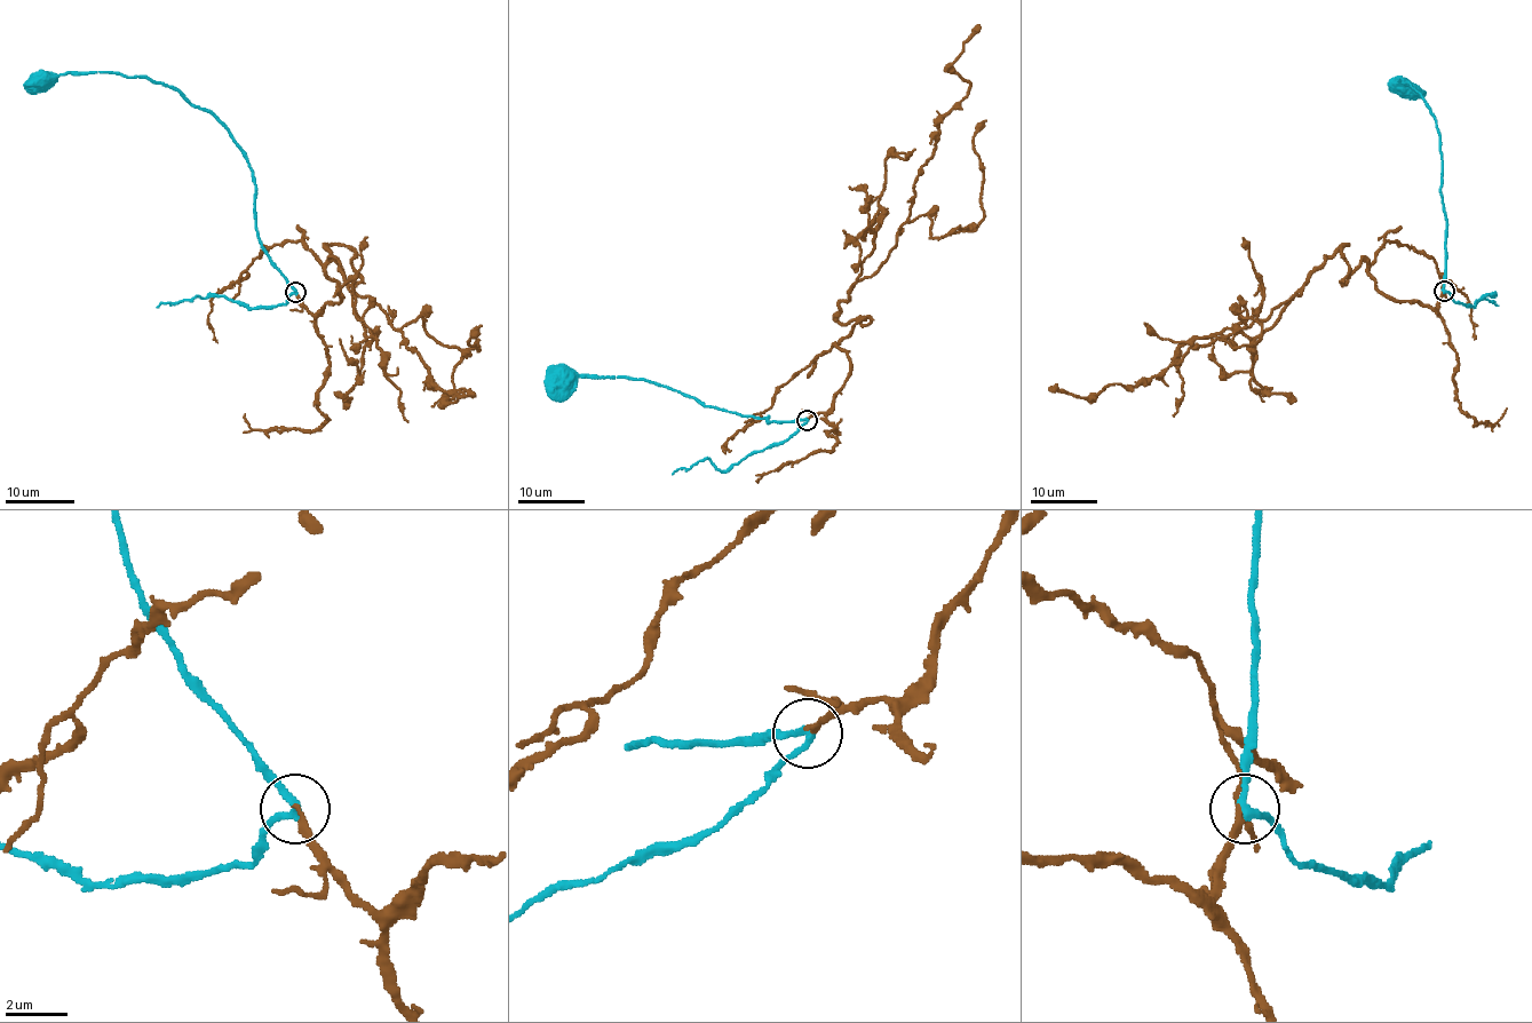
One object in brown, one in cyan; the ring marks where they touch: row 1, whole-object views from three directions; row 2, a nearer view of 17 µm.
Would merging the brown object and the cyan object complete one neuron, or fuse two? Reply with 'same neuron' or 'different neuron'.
same neuron

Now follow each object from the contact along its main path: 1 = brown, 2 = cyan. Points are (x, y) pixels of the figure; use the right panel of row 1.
1: (1443, 291), (1436, 310), (1388, 299), (1362, 260), (1343, 284), (1343, 245), (1268, 317), (1134, 387), (1049, 387)
2: (1443, 291), (1446, 236), (1439, 187), (1439, 134), (1421, 95), (1400, 77), (1398, 86)

